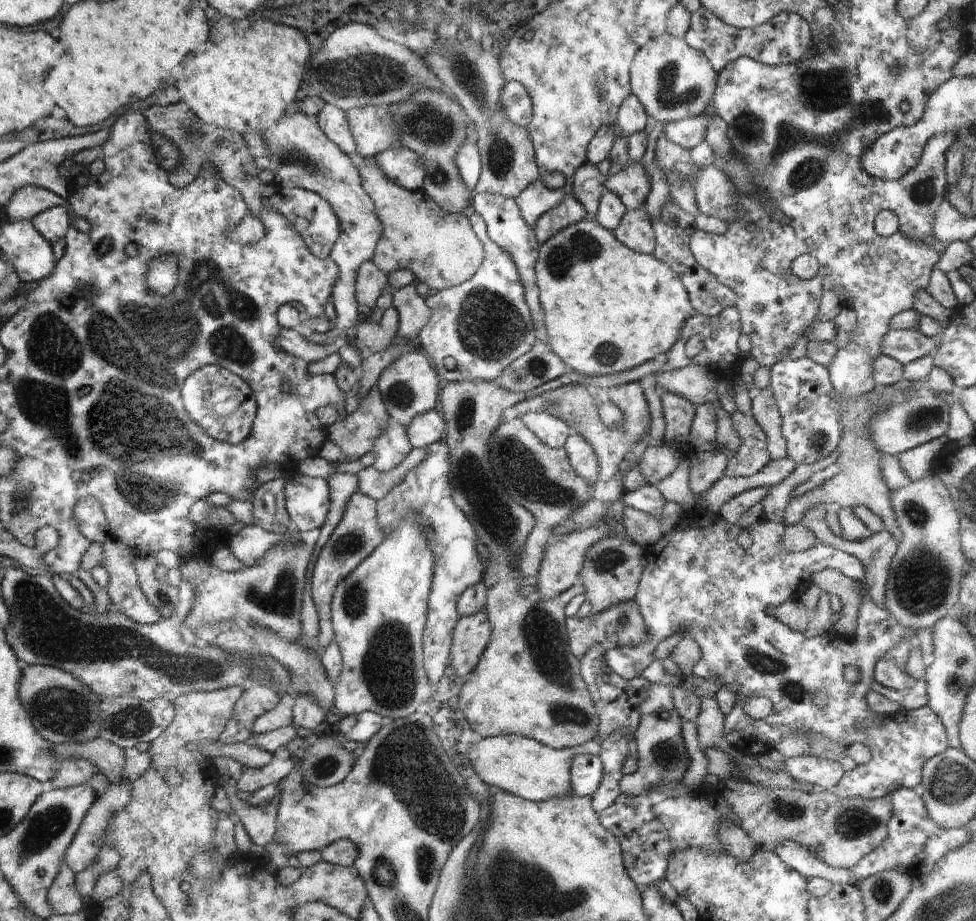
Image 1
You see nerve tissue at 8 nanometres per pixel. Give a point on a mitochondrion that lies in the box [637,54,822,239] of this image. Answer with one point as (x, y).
(672, 92)

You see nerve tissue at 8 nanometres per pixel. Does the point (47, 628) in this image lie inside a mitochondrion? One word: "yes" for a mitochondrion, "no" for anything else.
yes

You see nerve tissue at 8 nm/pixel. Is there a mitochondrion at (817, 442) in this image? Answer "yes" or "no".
yes

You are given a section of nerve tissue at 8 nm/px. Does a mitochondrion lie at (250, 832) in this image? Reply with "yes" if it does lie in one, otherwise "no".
no

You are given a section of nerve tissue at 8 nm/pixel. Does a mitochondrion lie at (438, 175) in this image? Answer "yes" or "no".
yes

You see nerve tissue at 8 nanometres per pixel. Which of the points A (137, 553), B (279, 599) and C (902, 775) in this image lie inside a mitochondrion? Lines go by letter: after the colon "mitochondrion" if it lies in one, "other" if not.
A: other
B: mitochondrion
C: other

